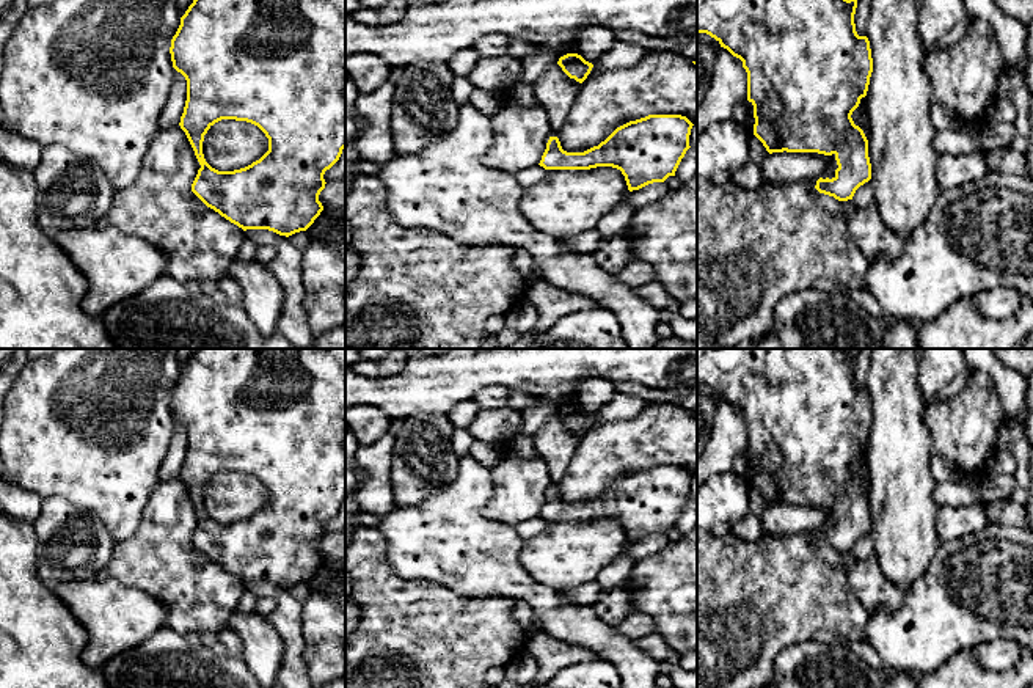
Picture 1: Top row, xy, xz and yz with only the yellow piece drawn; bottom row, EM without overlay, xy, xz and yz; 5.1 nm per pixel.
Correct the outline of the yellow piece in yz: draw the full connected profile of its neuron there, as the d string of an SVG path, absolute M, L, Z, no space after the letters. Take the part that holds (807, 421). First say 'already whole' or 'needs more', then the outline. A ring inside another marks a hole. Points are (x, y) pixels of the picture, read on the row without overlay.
needs more; M697 349L697 385L706 385L714 390L721 399L743 413L747 424L747 452L754 457L754 487L763 495L769 506L772 504L818 504L830 509L830 523L826 531L819 529L815 540L819 545L834 548L838 553L852 551L856 542L871 531L871 515L868 509L868 492L863 482L854 476L851 467L859 459L860 451L867 448L870 429L873 424L873 410L870 393L856 383L854 366L857 349Z

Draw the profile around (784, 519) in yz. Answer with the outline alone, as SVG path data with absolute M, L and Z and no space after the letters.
M772 504L760 517L765 532L788 536L809 532L819 528L827 518L829 509L818 504Z

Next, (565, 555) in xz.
M612 518L548 521L540 534L524 542L520 562L534 581L564 592L597 581L598 573L623 554L628 543L625 528Z

